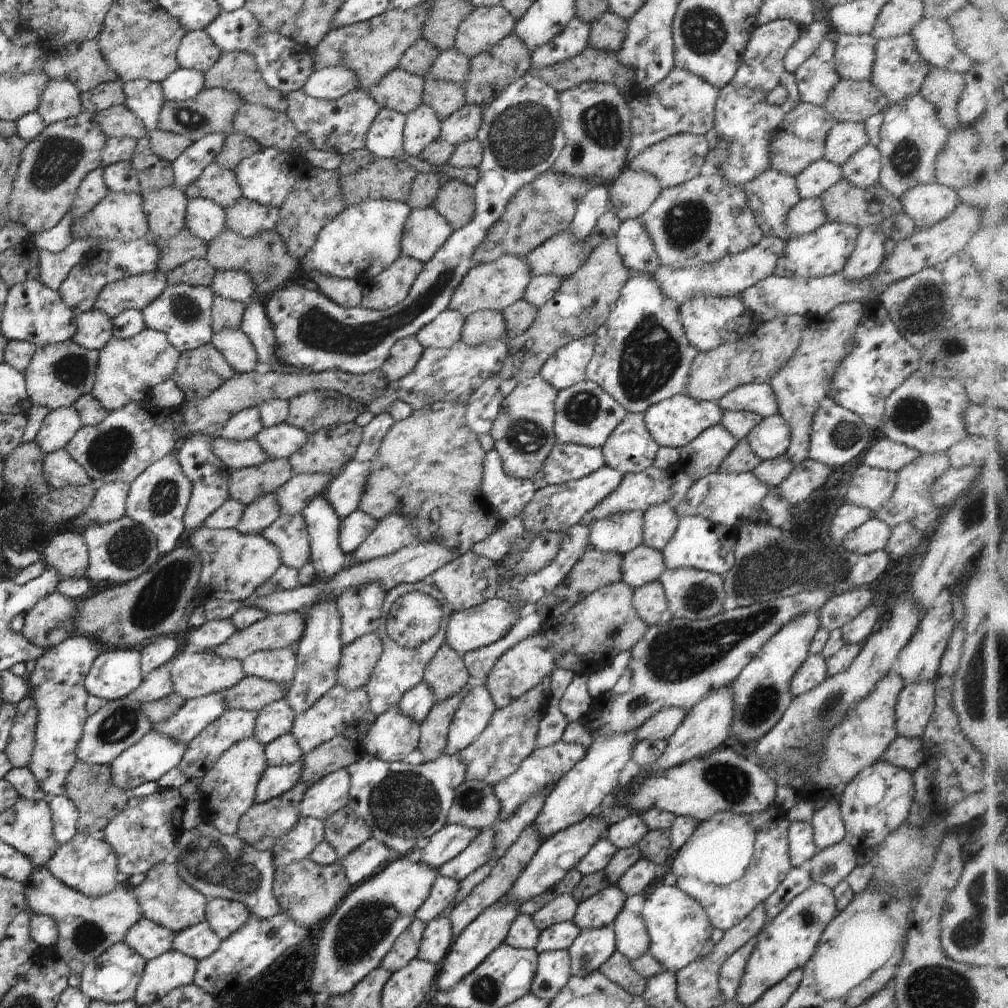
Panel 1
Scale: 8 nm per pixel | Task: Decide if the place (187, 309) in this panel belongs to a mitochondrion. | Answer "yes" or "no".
yes

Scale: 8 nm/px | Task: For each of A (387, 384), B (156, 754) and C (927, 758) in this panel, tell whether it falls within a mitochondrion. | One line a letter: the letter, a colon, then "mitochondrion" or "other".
A: other
B: other
C: other

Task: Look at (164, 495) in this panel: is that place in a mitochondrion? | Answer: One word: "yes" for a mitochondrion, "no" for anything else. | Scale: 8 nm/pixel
yes

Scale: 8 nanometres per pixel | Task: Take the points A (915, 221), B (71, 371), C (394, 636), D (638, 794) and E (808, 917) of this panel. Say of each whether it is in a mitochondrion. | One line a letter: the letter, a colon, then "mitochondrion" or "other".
A: other
B: mitochondrion
C: mitochondrion
D: other
E: mitochondrion

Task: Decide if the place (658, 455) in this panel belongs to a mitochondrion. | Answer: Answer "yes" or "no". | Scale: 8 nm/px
no

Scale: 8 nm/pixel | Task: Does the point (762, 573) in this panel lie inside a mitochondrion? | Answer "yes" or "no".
yes

